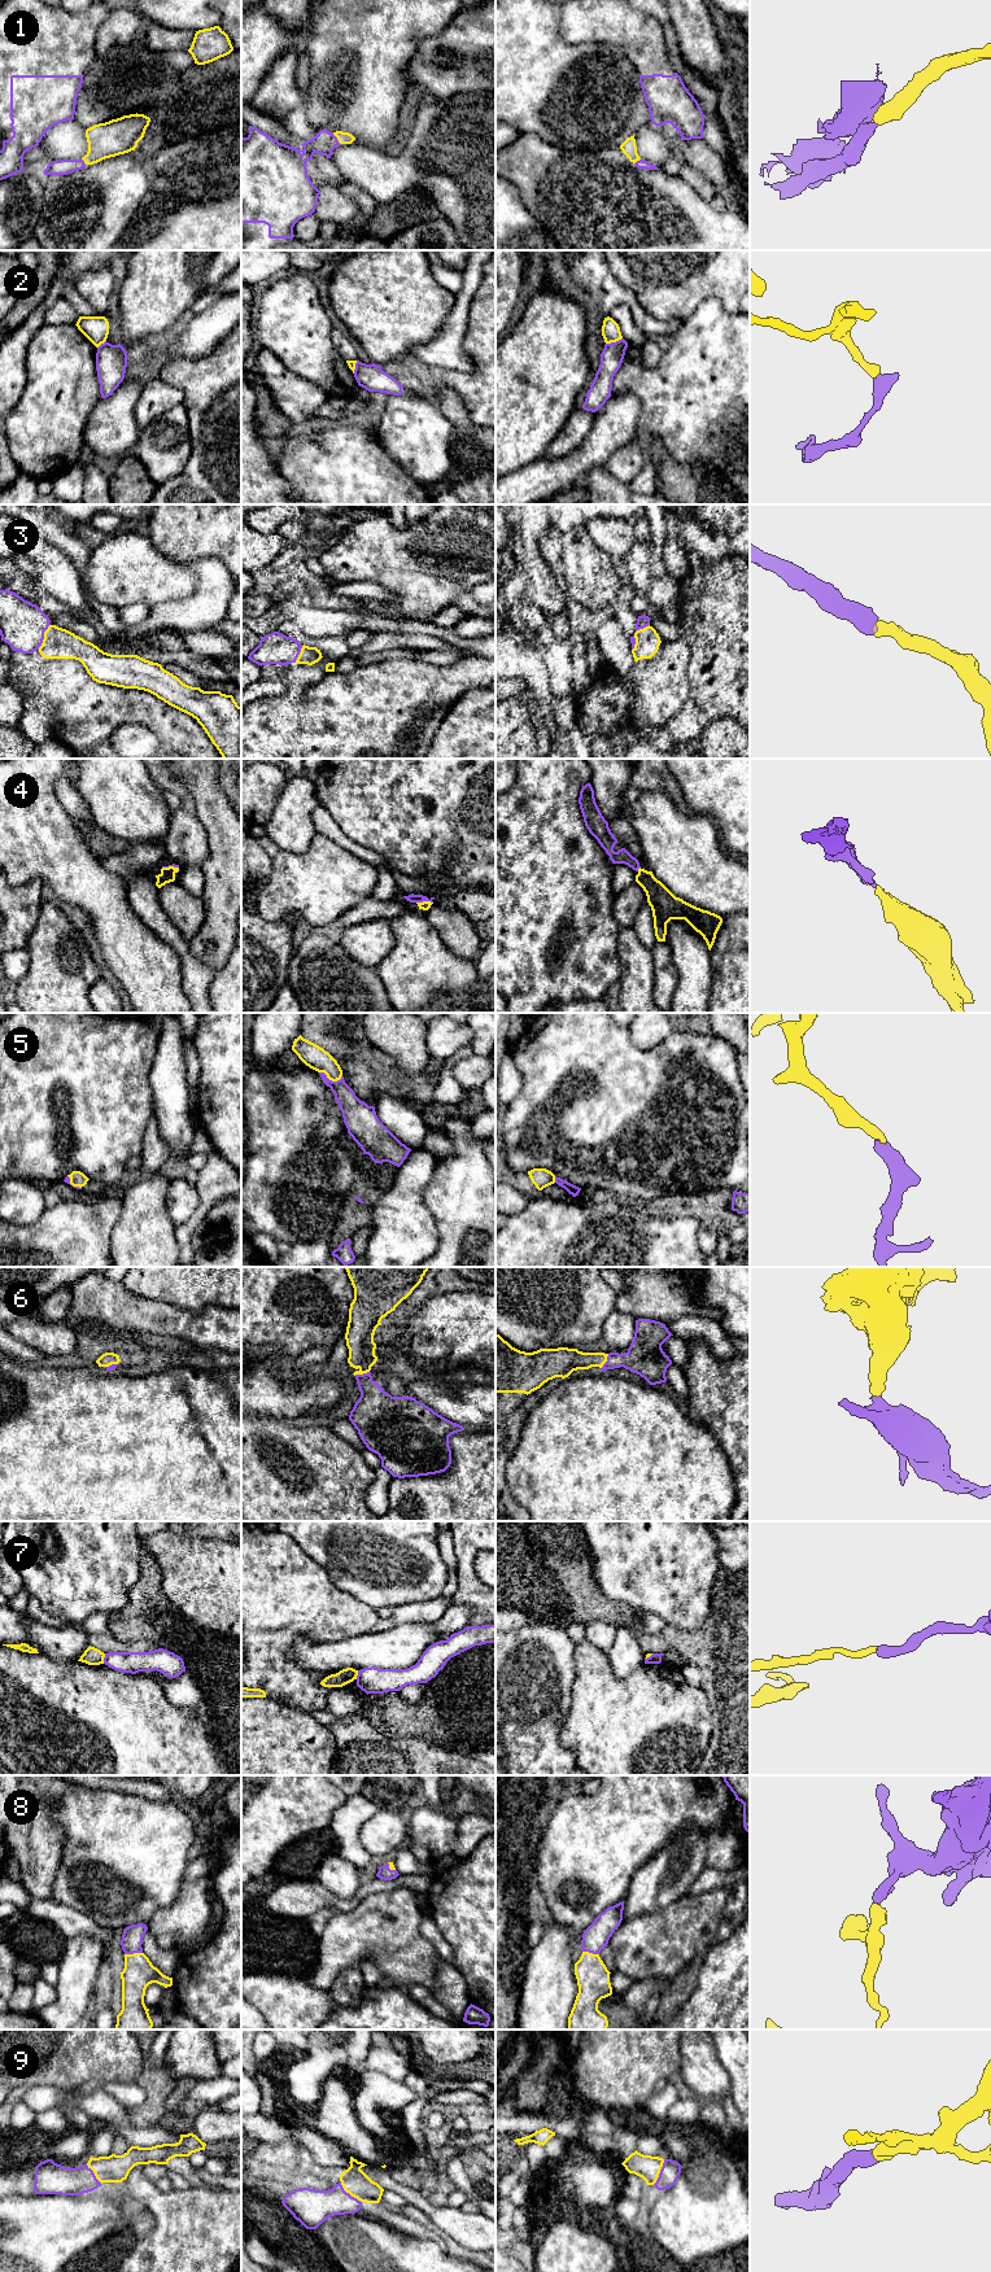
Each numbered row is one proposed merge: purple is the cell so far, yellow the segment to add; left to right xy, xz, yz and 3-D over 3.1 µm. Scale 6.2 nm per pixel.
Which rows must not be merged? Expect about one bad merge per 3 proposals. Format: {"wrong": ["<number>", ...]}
{"wrong": ["2", "7"]}

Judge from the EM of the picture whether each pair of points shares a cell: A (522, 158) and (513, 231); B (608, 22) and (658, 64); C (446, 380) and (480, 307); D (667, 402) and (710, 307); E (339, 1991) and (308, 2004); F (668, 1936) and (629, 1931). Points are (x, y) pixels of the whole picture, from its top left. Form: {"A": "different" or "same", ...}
{"A": "different", "B": "same", "C": "same", "D": "same", "E": "different", "F": "same"}

